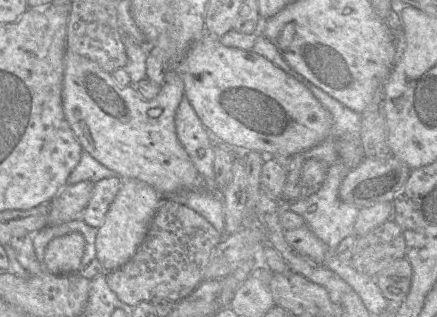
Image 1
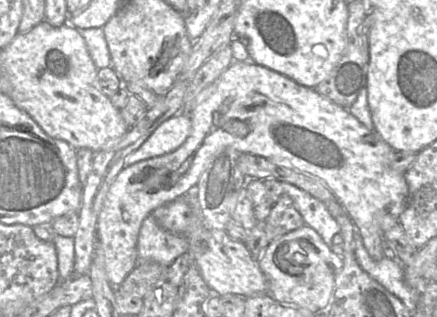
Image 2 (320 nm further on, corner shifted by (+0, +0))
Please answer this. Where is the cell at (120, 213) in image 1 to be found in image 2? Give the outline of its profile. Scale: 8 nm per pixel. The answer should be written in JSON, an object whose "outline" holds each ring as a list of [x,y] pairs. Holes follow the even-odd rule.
{"outline":[[[233,61],[211,85],[206,87],[198,94],[195,99],[195,105],[190,111],[180,113],[187,114],[191,119],[191,132],[185,142],[171,153],[142,160],[131,166],[124,166],[124,168],[114,179],[105,197],[97,221],[96,239],[104,253],[105,272],[111,285],[119,286],[122,284],[127,275],[131,273],[139,263],[137,242],[140,228],[144,219],[159,206],[183,197],[190,188],[196,186],[201,174],[209,164],[212,157],[226,147],[231,147],[240,153],[249,153],[262,156],[275,164],[307,173],[320,179],[331,190],[335,196],[335,199],[343,206],[346,213],[351,218],[371,258],[379,261],[384,257],[381,247],[382,240],[384,239],[384,233],[395,224],[399,223],[399,216],[404,210],[408,200],[408,185],[404,177],[404,173],[399,173],[391,168],[391,154],[394,150],[381,138],[378,132],[365,127],[346,108],[341,107],[332,100],[322,96],[315,89],[300,85],[291,78],[265,66],[258,65],[253,61]],[[227,98],[230,98],[230,104],[226,106],[223,104]]]}

